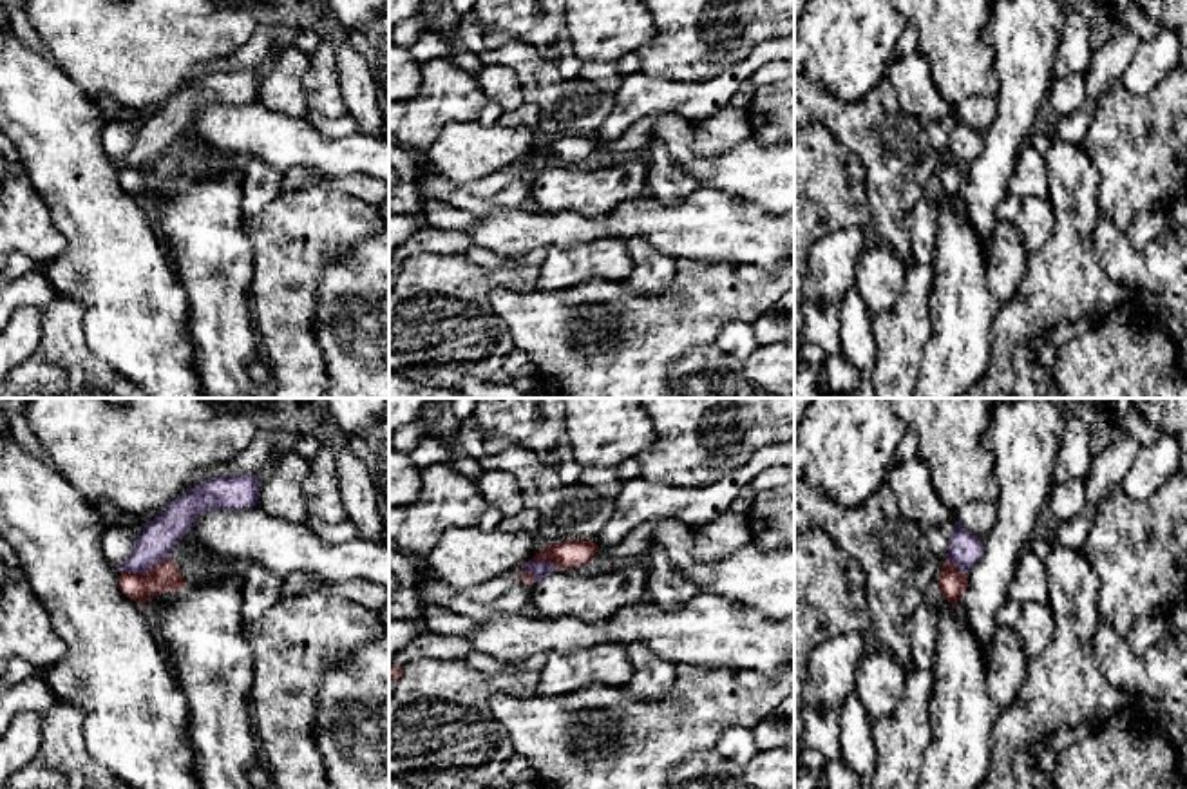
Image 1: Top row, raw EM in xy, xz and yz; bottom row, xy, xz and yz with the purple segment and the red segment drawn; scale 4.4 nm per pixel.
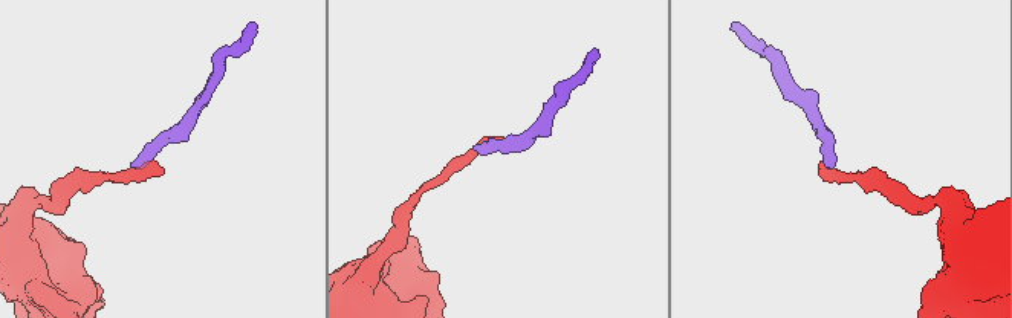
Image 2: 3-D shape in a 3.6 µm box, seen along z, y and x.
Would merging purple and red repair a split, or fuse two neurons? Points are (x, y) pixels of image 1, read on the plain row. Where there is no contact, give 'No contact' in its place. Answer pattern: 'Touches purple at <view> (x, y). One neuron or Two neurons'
Touches purple at xy (143, 165). Two neurons

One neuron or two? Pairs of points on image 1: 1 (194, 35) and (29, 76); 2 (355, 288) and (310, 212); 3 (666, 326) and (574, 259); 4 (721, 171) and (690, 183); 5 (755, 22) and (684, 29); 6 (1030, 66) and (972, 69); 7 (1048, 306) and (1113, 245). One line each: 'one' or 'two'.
1: two
2: two
3: two
4: two
5: one
6: two
7: two

